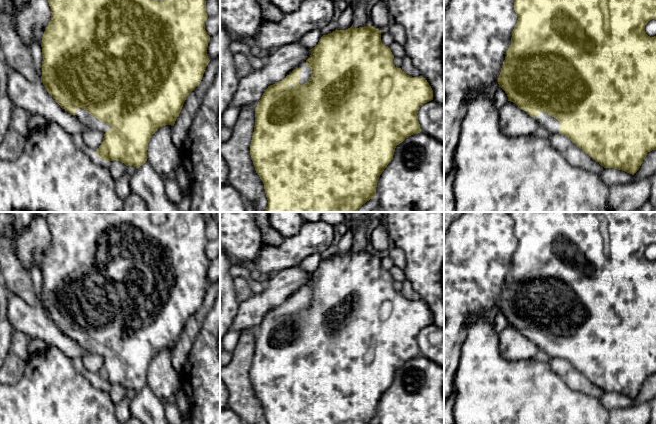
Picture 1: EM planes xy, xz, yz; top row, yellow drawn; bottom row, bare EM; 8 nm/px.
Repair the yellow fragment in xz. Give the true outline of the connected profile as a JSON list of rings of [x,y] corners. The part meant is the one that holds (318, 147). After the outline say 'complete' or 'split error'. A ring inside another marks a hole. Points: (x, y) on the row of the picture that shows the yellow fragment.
[[[371,25],[346,30],[335,30],[323,35],[318,44],[311,49],[310,57],[285,79],[268,86],[255,109],[255,126],[250,145],[250,155],[264,184],[268,205],[265,212],[357,212],[367,201],[376,197],[377,182],[393,159],[397,145],[411,135],[421,132],[418,121],[420,107],[433,100],[433,90],[422,76],[412,77],[393,64],[394,55],[390,48],[381,42],[381,30]]] | split error

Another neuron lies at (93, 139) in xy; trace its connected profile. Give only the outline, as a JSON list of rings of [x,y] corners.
[[[87,130],[82,134],[85,145],[91,148],[94,153],[103,142],[104,134],[97,130]]]

